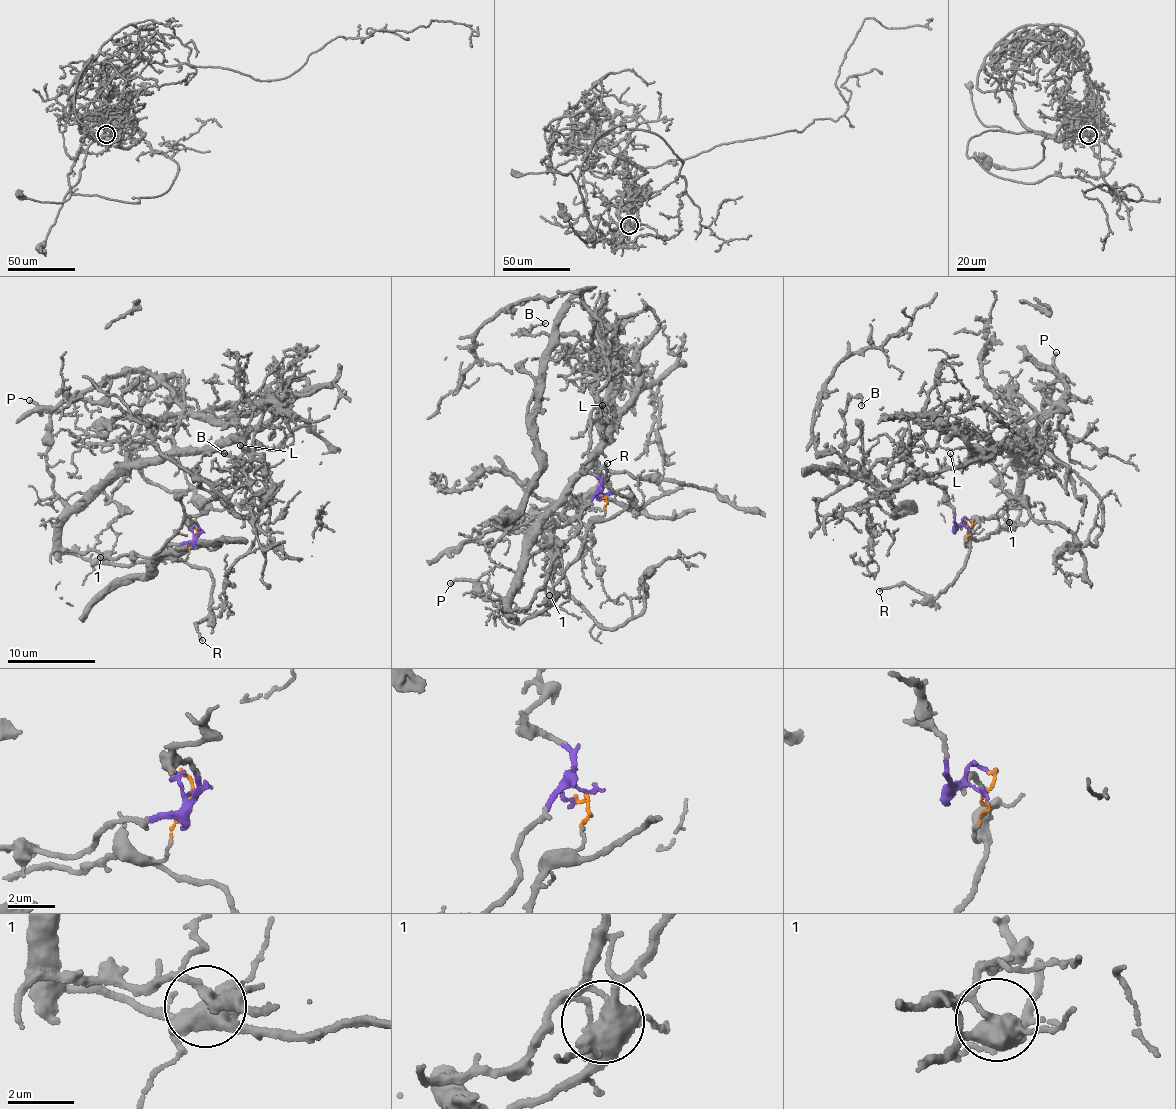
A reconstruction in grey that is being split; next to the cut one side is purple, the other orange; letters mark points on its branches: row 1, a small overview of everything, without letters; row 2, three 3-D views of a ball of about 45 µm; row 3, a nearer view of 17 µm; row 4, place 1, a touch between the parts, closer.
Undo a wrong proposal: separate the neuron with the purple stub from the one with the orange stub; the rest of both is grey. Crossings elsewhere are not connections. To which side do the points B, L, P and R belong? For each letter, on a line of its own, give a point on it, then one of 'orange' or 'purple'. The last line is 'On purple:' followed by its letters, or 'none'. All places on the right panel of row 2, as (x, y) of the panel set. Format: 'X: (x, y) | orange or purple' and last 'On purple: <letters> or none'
B: (861, 405) | purple
L: (950, 453) | orange
P: (1056, 352) | orange
R: (879, 591) | orange
On purple: B

